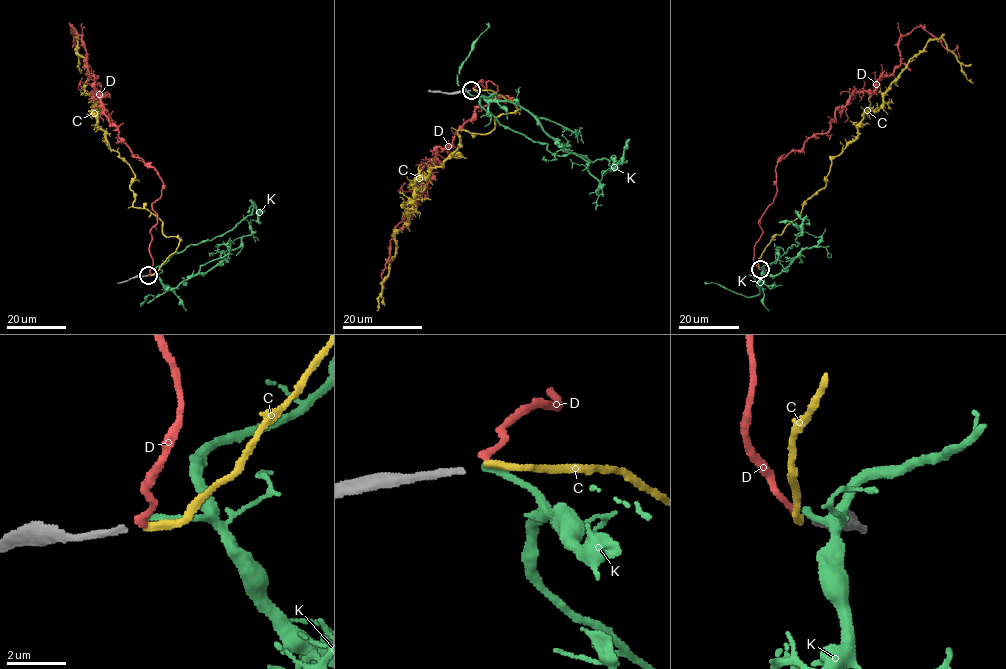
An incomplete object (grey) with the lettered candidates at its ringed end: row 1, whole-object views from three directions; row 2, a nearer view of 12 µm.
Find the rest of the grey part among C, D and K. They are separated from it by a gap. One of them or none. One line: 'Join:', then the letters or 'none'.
Join: C

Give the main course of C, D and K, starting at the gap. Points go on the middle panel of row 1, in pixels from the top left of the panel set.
C: (473, 89), (518, 108), (498, 115), (487, 134), (457, 132), (452, 154), (461, 156), (414, 184), (377, 311)
D: (472, 88), (491, 81), (491, 97), (511, 99), (478, 107), (452, 146), (437, 148), (393, 233), (385, 289)
K: (473, 90), (503, 125), (543, 142), (557, 155), (606, 159), (615, 168), (629, 138)

